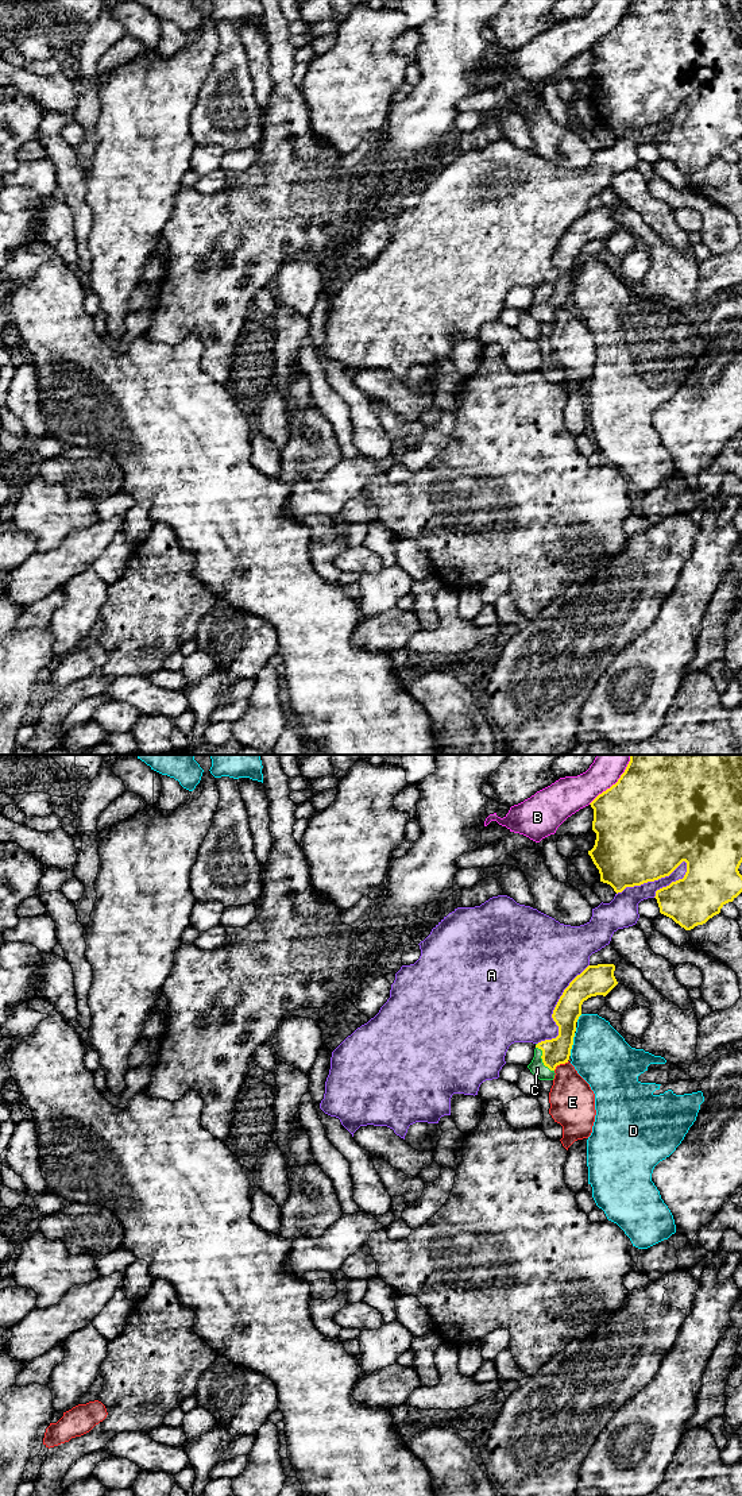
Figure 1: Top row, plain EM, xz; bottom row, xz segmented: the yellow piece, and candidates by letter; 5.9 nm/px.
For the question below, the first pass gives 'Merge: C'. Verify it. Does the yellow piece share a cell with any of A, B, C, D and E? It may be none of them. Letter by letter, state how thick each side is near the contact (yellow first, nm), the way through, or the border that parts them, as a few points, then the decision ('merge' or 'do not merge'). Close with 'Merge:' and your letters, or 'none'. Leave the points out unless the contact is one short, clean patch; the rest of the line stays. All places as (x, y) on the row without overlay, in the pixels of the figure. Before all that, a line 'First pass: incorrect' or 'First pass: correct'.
First pass: correct
A: 500 nm thick on the yellow side, 180 nm on the other; do not merge
B: 500 nm thick on the yellow side, 200 nm on the other; do not merge
C: 160 nm thick on the yellow side, 90 nm on the other; merge
D: 160 nm thick on the yellow side, 340 nm on the other; do not merge
E: 160 nm thick on the yellow side, 280 nm on the other; do not merge
Merge: C

